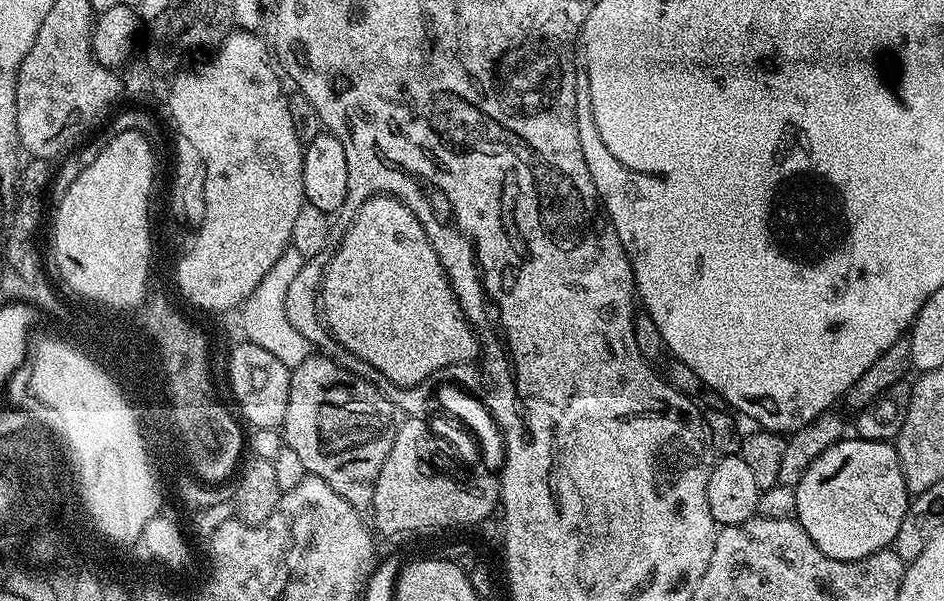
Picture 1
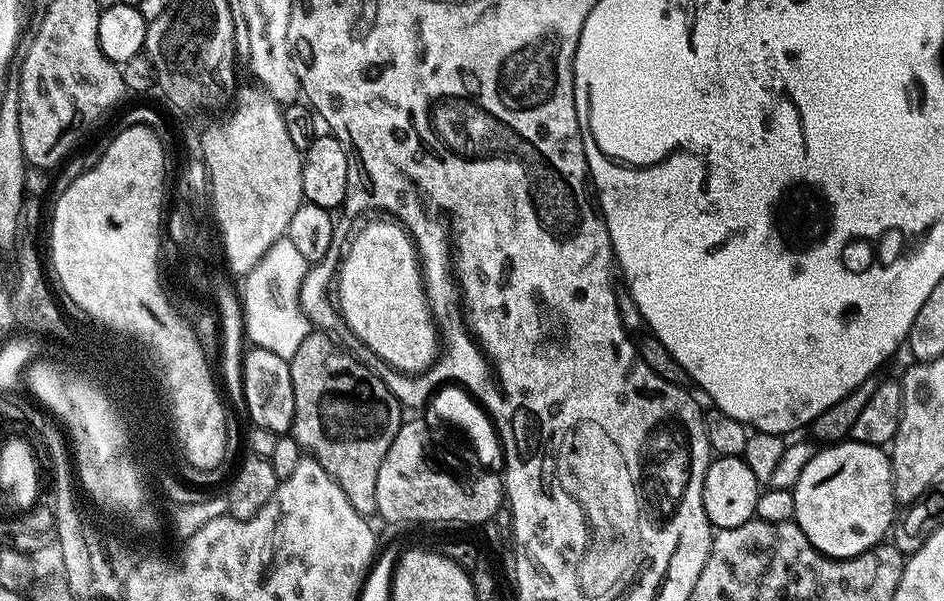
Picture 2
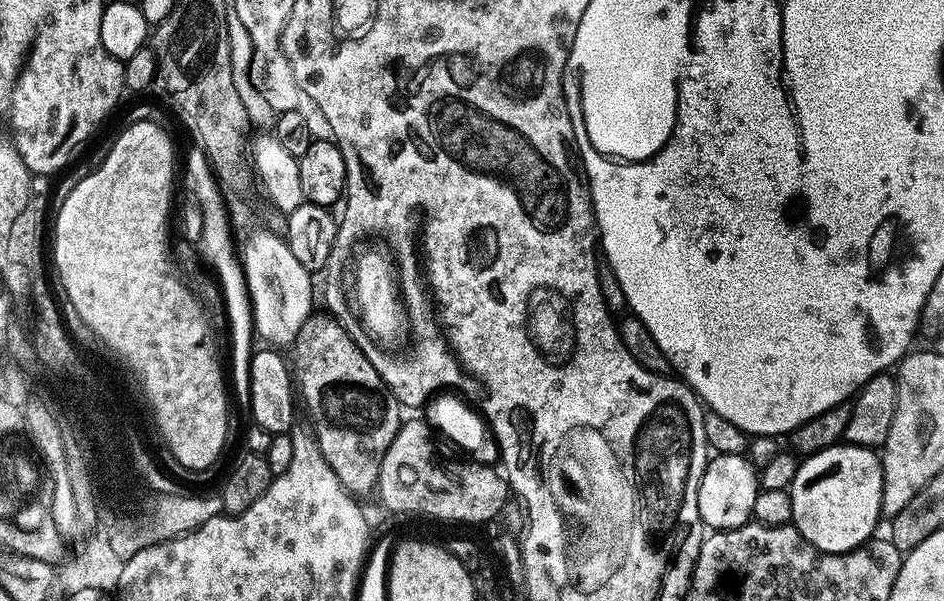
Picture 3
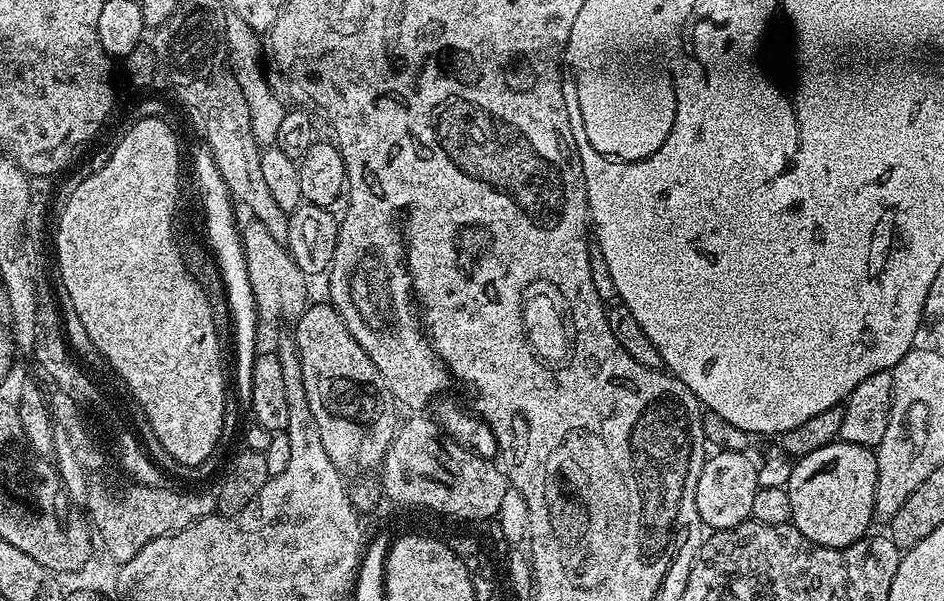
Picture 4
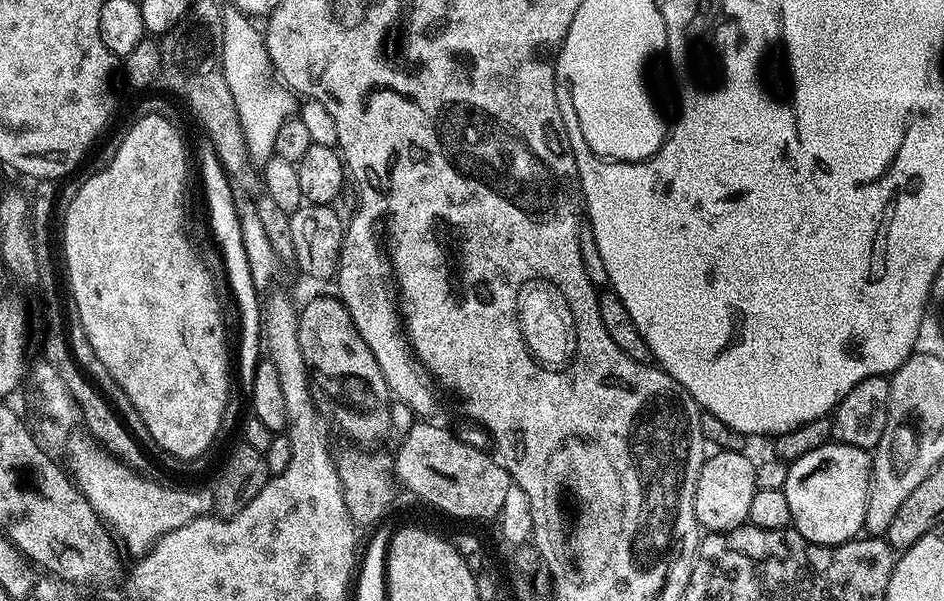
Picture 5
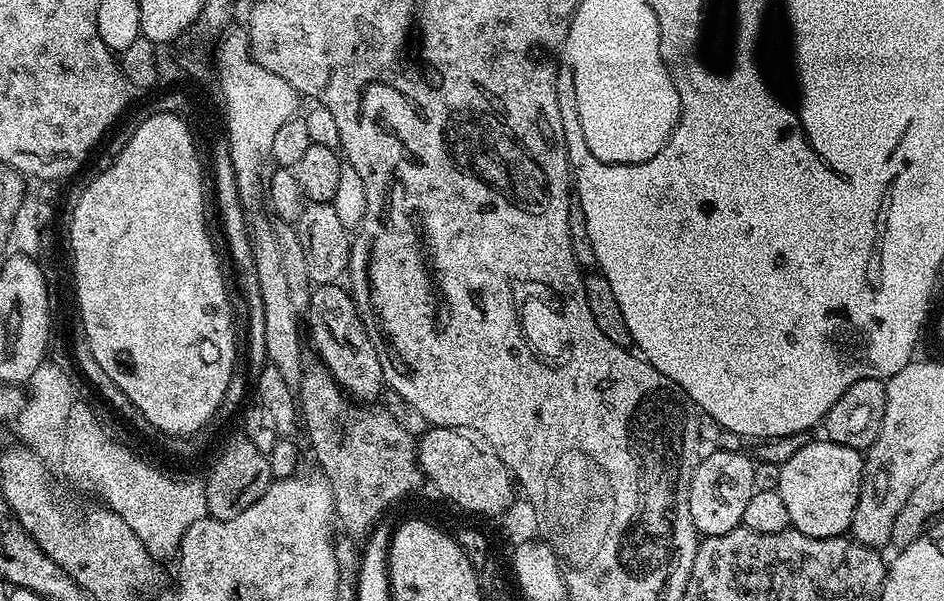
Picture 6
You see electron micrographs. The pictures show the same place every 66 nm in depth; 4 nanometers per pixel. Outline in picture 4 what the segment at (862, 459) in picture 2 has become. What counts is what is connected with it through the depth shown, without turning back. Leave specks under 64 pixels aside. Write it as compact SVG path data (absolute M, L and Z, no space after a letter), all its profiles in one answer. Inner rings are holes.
M833 442L814 450L814 454L799 457L793 463L787 492L792 507L791 523L816 544L831 548L845 548L861 539L869 531L868 523L874 520L874 490L876 489L876 454L873 449Z

